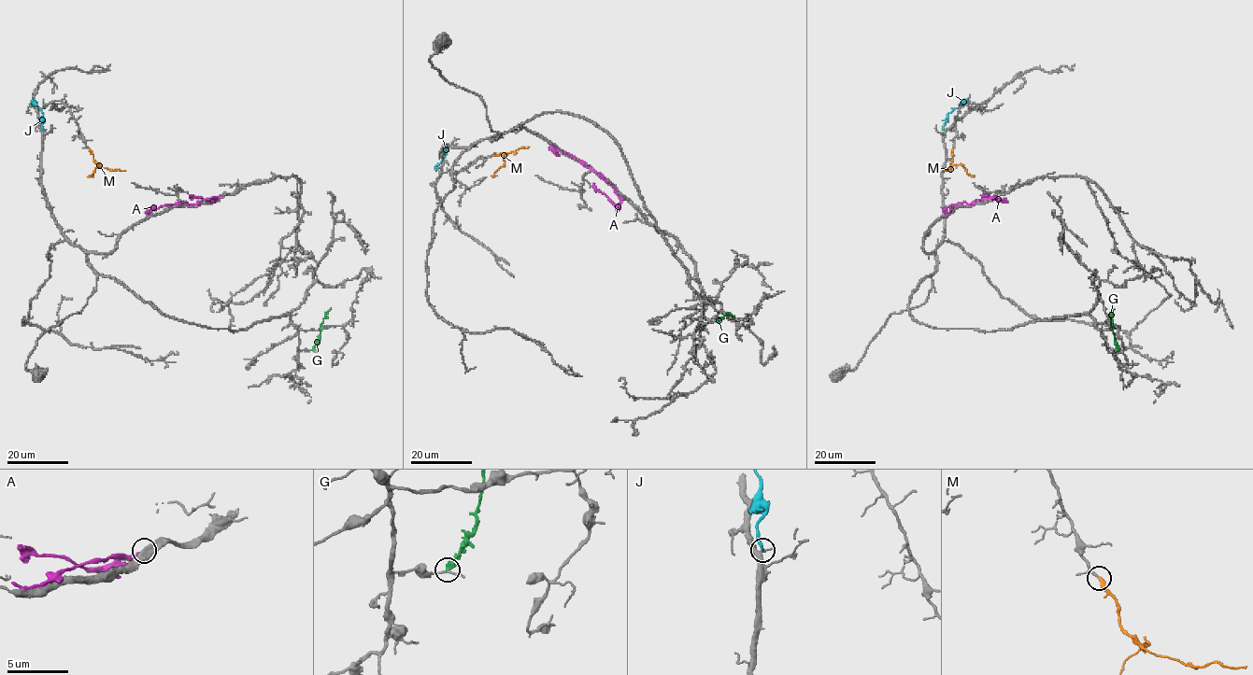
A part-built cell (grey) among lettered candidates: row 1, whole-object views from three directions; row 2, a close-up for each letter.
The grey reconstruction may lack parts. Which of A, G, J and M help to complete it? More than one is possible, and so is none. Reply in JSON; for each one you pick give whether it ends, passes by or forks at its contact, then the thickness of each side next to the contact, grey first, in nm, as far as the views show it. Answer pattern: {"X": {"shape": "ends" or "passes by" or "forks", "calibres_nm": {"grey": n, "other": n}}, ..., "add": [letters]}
{"M": {"shape": "ends", "calibres_nm": {"grey": 140, "other": 340}}, "add": ["M"]}

